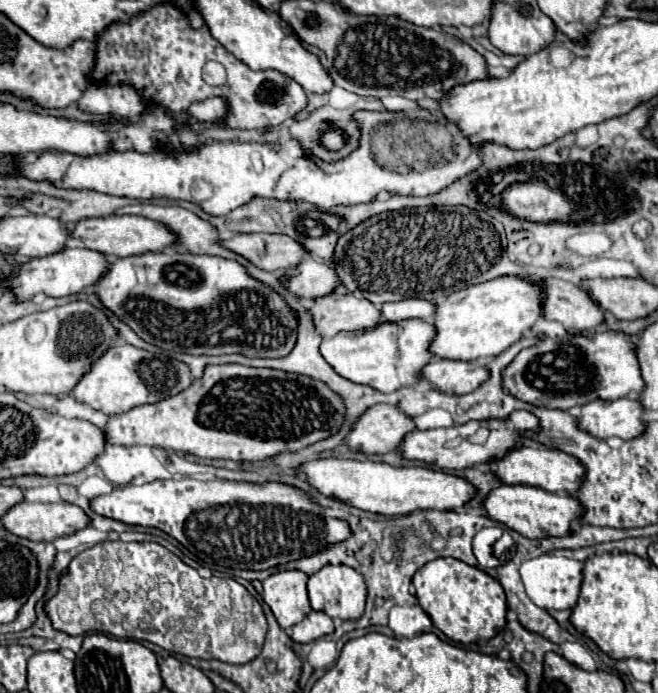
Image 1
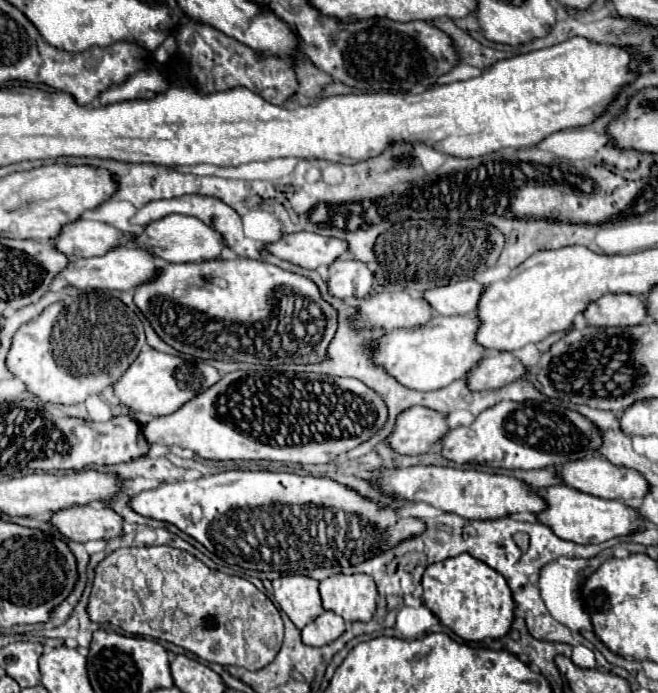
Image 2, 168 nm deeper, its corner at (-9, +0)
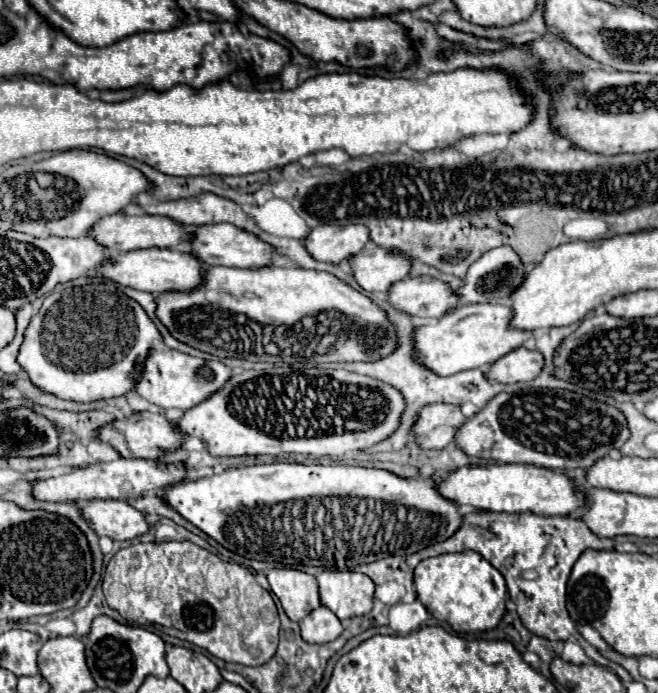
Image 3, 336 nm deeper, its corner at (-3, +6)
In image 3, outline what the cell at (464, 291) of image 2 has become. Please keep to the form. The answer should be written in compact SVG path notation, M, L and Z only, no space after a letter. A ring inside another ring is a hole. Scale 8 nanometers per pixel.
M496 247L486 251L478 261L474 261L466 273L464 285L458 289L460 301L470 301L470 303L500 303L508 305L508 299L512 297L512 291L524 283L526 267L520 261L520 257L512 251L512 247Z

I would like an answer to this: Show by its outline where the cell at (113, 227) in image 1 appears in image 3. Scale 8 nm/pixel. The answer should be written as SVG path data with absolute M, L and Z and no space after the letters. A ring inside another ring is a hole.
M230 223L196 227L194 239L192 239L192 249L194 249L196 257L206 265L226 265L226 267L242 267L242 269L268 267L268 265L272 265L272 257L276 255L276 249L270 243L266 243L260 237L256 237L254 233L238 229Z

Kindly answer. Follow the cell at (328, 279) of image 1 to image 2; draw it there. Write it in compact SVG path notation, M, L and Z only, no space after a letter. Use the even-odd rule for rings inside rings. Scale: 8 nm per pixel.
M338 257L328 267L328 277L324 279L332 297L368 297L372 291L372 271L366 263L354 261L350 257Z

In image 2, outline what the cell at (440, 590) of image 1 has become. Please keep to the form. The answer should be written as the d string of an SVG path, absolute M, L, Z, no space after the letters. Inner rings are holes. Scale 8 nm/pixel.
M468 553L430 565L422 575L424 605L464 641L500 639L514 621L514 599L506 579Z

